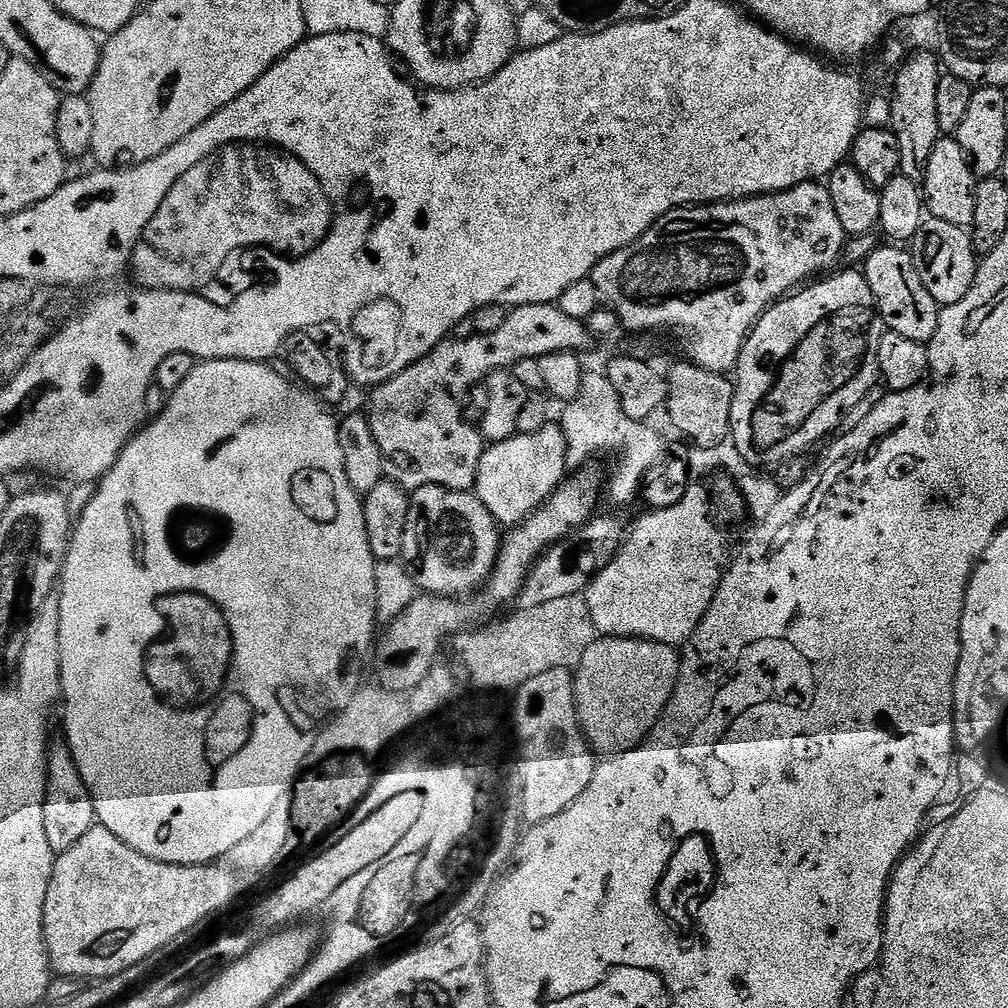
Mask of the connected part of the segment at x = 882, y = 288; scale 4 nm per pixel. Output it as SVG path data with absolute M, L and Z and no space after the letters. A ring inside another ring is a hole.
M878 246L862 264L864 277L872 291L875 311L887 331L902 334L902 338L914 338L914 342L919 344L927 344L938 330L941 305L930 298L930 290L922 286L911 251L904 249L903 252L900 246L888 247L892 248Z

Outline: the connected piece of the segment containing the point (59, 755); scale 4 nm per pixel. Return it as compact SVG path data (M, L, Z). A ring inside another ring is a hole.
M53 743L48 749L48 777L46 778L46 794L42 806L42 823L46 829L46 839L50 841L50 850L57 854L70 850L86 830L97 823L96 811L92 795L82 782L78 766L72 757L67 743Z

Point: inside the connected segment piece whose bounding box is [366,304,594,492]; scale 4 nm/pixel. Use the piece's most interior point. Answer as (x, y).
(417, 417)

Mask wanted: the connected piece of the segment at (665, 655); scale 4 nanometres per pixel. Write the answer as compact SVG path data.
M621 636L597 638L588 647L574 669L576 711L585 737L597 753L616 756L637 748L647 740L648 733L672 701L680 677L680 657L681 653L673 645L653 640L627 640Z

